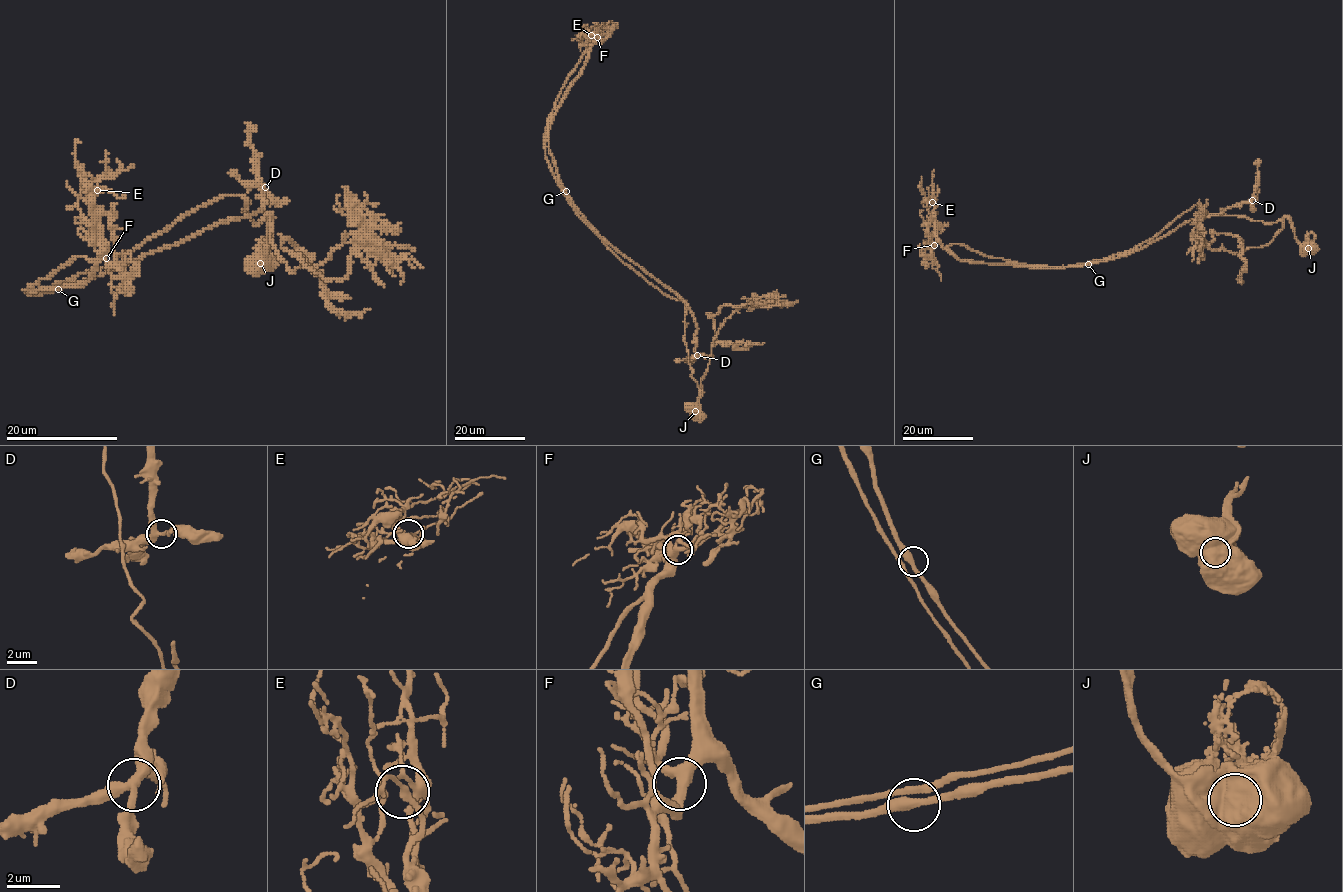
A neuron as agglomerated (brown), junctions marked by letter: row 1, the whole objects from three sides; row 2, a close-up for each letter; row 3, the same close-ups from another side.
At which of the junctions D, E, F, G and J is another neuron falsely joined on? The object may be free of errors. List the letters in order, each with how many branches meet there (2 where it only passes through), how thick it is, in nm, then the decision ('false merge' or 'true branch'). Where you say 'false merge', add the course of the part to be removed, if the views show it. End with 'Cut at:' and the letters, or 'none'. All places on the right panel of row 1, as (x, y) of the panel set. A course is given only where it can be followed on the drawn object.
D: branches 3; calibre 360 nm; true branch
E: branches 2; calibre 240 nm; true branch
F: branches 3; calibre 400 nm; true branch
G: branches 3; calibre 280 nm; true branch
J: branches 1; calibre 1350 nm; false merge; course (1308, 248), (1285, 217), (1268, 243), (1237, 253), (1200, 234), (1201, 258), (1211, 230), (1239, 238), (1240, 278)
Cut at: J

